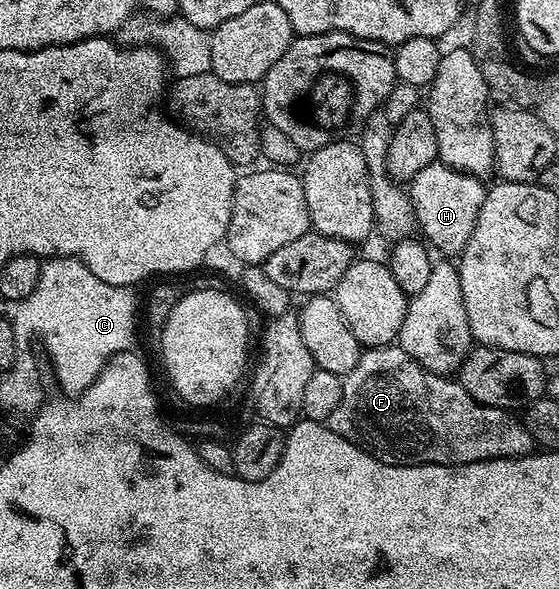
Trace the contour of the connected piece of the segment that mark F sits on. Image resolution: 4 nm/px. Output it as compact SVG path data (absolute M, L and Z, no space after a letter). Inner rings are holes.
M399 344L382 345L379 347L368 347L361 352L358 363L354 371L350 371L348 376L343 378L342 403L334 407L334 415L327 419L328 428L334 430L342 439L350 439L362 451L366 451L374 459L378 459L384 465L465 465L466 463L478 463L479 461L489 461L490 459L502 459L503 457L524 457L527 453L533 452L534 442L530 431L526 431L523 420L519 416L513 415L509 410L499 409L483 405L473 399L465 389L460 386L459 380L442 373L432 373L426 367L419 365L406 351L400 348Z

